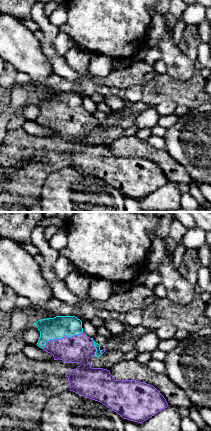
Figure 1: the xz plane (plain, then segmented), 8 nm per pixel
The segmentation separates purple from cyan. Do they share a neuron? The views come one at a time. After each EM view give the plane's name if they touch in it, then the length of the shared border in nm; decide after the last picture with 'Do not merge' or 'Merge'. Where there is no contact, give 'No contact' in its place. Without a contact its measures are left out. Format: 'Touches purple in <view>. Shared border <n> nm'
Touches purple in xz. Shared border 360 nm

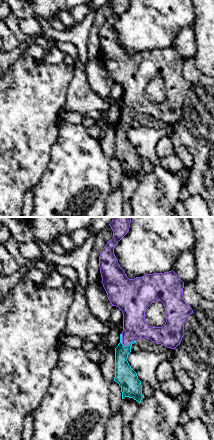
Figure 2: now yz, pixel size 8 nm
Touches purple in yz. Shared border 140 nm

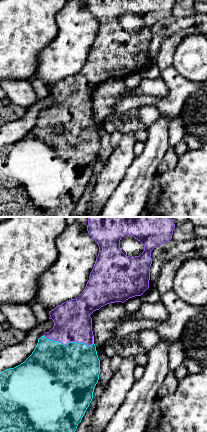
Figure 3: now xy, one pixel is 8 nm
Touches purple in xy. Shared border 420 nm

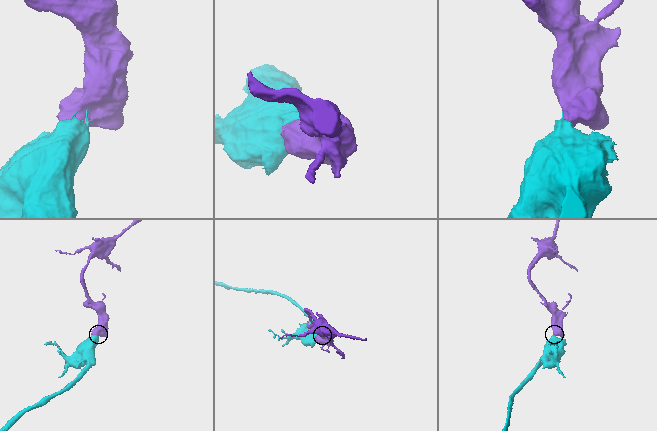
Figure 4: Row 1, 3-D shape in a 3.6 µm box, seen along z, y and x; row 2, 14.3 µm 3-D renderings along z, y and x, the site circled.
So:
Merge

